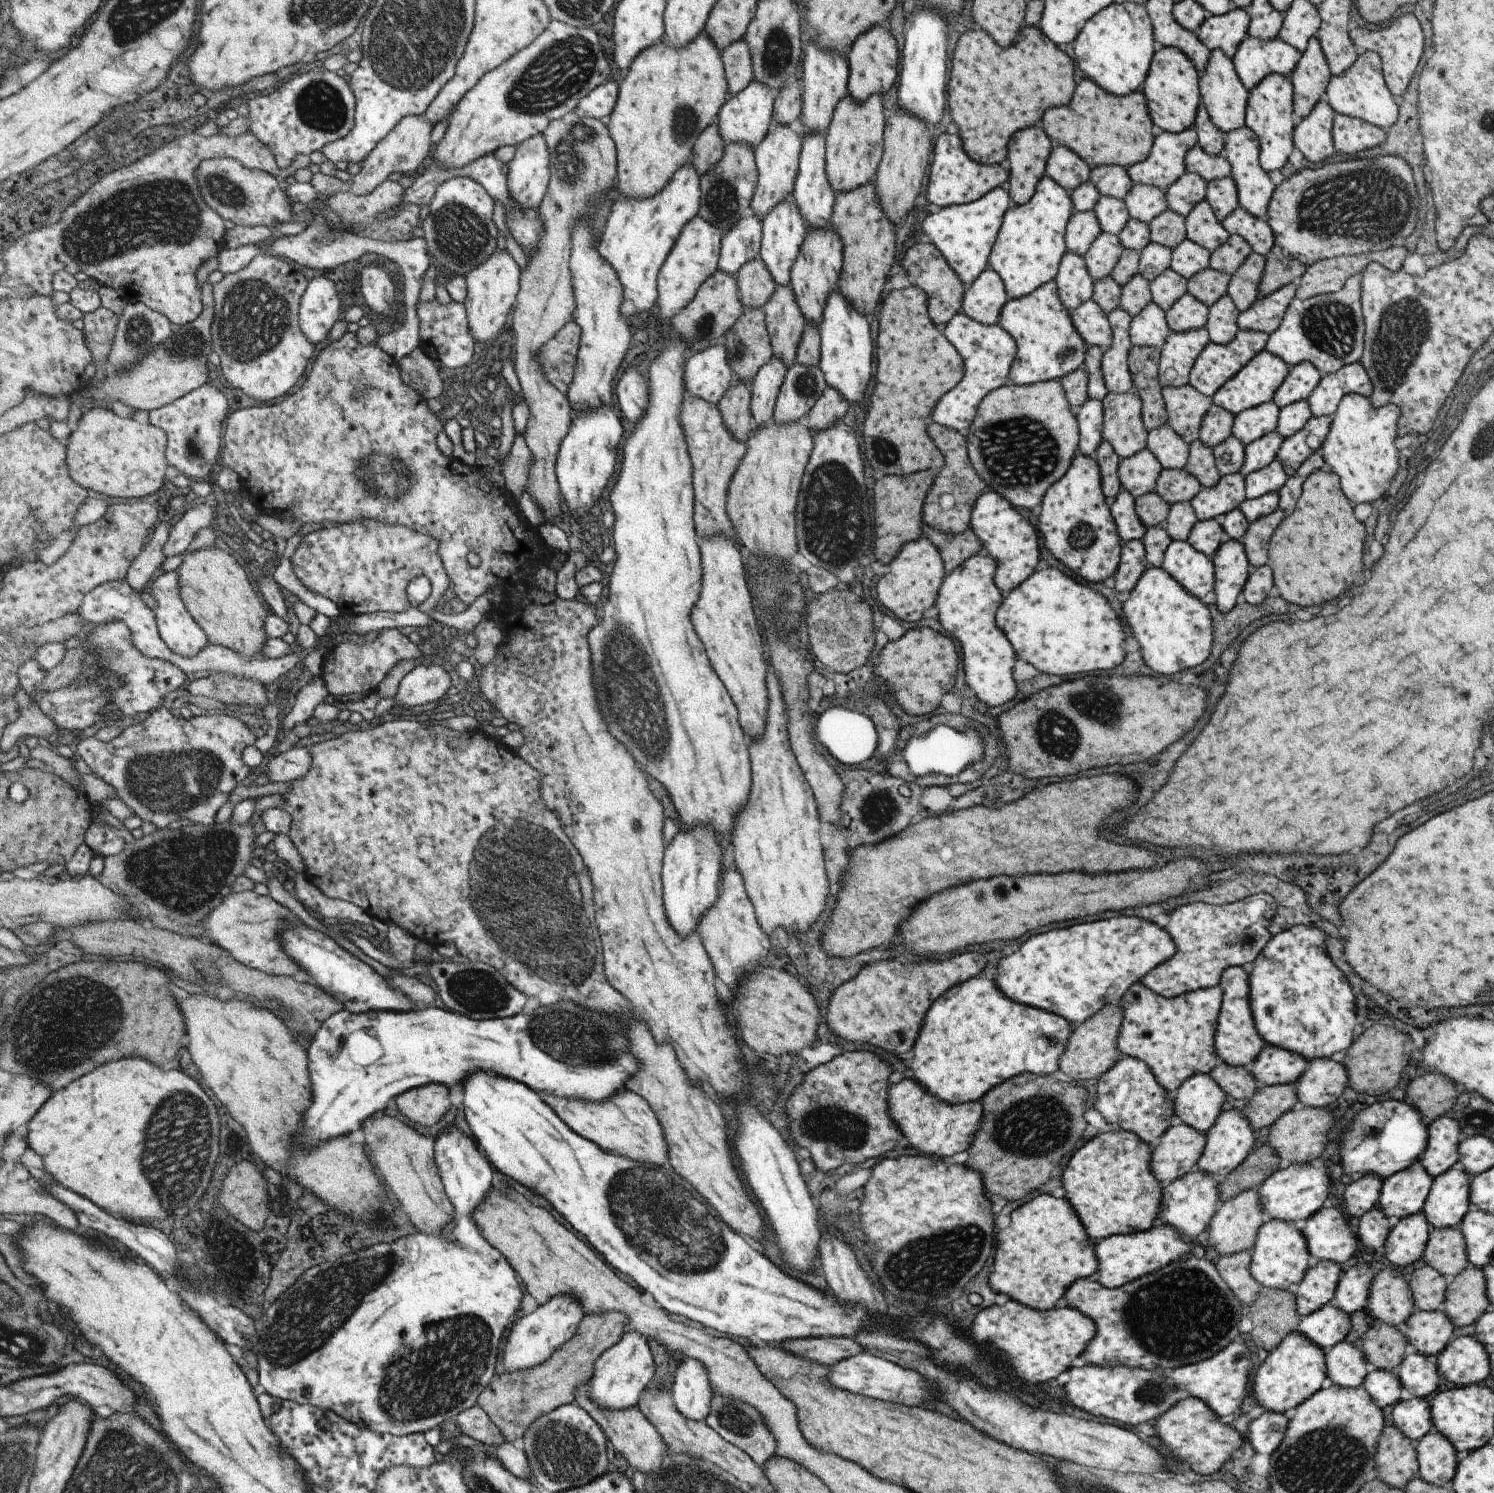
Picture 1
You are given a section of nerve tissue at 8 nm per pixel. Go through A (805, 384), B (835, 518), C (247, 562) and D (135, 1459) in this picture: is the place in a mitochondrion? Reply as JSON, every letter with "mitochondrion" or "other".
{"A":"mitochondrion","B":"mitochondrion","C":"other","D":"mitochondrion"}

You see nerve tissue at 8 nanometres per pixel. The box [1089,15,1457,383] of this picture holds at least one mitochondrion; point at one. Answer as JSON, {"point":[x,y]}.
{"point":[1370,204]}

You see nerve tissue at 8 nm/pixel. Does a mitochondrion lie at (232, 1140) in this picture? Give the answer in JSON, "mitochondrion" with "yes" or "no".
{"mitochondrion":"yes"}

